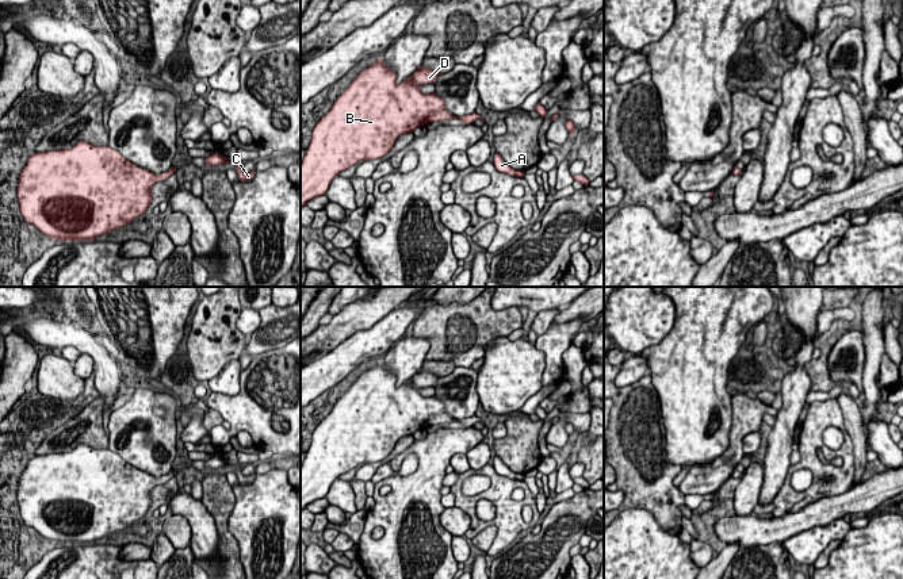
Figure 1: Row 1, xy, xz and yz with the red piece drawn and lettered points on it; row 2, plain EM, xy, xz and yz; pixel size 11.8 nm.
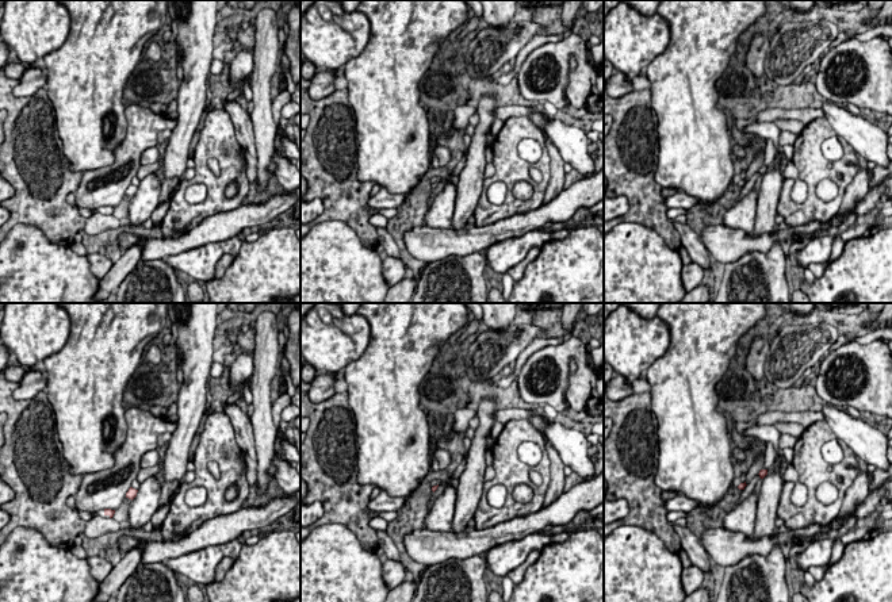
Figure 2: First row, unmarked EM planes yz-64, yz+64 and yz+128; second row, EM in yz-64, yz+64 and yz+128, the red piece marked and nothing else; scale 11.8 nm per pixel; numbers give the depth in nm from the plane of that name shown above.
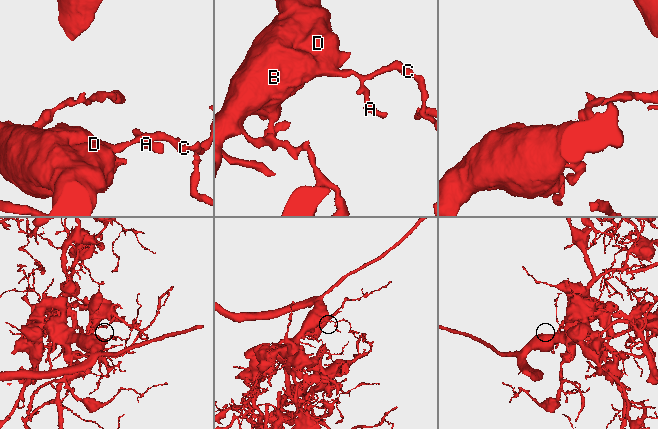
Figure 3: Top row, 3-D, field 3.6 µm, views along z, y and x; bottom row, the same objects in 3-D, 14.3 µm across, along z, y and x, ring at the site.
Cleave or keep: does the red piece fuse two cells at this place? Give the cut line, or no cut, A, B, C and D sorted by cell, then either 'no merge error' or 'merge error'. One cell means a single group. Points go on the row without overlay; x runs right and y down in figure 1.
yz (739, 472), (735, 472), (733, 476) | A C / B D | merge error

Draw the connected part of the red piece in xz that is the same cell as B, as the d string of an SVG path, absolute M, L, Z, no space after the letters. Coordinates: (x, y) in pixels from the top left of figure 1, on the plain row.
M382 361L361 373L313 432L310 448L301 465L301 510L325 498L340 475L361 463L371 464L386 459L399 438L413 436L428 426L458 421L445 413L444 403L435 395L422 396L418 391L435 387L440 377L420 369L398 387L397 376L386 369Z

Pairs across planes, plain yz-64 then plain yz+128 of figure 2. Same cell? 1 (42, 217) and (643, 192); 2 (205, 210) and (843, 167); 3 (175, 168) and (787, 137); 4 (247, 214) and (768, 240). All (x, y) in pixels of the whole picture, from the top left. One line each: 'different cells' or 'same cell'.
1: same cell
2: same cell
3: different cells
4: same cell

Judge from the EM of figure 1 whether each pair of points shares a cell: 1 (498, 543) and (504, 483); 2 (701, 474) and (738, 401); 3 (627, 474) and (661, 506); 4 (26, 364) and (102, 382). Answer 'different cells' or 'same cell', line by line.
1: same cell
2: same cell
3: same cell
4: different cells

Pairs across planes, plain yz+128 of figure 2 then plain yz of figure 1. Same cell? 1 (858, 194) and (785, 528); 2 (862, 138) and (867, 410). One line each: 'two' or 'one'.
1: two
2: two

